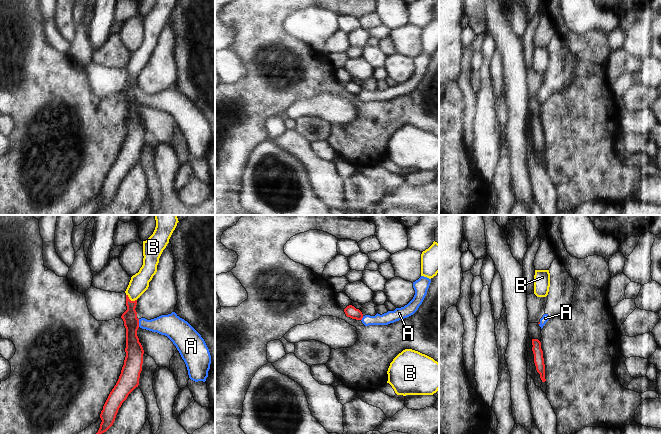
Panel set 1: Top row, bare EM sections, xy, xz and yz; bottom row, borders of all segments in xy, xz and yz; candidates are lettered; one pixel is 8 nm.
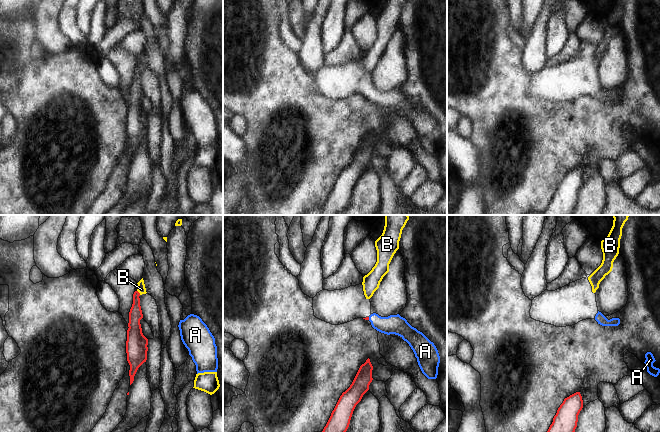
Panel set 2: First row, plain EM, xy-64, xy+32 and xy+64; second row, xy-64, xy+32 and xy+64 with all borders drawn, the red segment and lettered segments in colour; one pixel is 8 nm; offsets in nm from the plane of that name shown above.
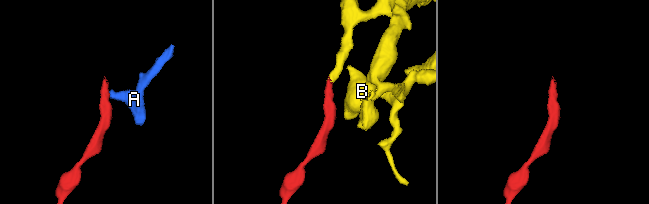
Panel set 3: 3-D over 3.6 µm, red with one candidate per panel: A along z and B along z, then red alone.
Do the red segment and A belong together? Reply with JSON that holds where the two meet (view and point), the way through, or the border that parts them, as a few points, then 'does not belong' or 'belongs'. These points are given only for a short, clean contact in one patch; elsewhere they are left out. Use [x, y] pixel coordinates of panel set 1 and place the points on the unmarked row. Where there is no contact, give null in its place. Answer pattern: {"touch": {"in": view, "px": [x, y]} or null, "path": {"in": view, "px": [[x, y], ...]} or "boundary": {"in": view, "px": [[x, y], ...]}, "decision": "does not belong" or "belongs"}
{"touch": {"in": "xy", "px": [138, 99]}, "boundary": {"in": "xy", "px": [[138, 95], [139, 102]]}, "decision": "does not belong"}

